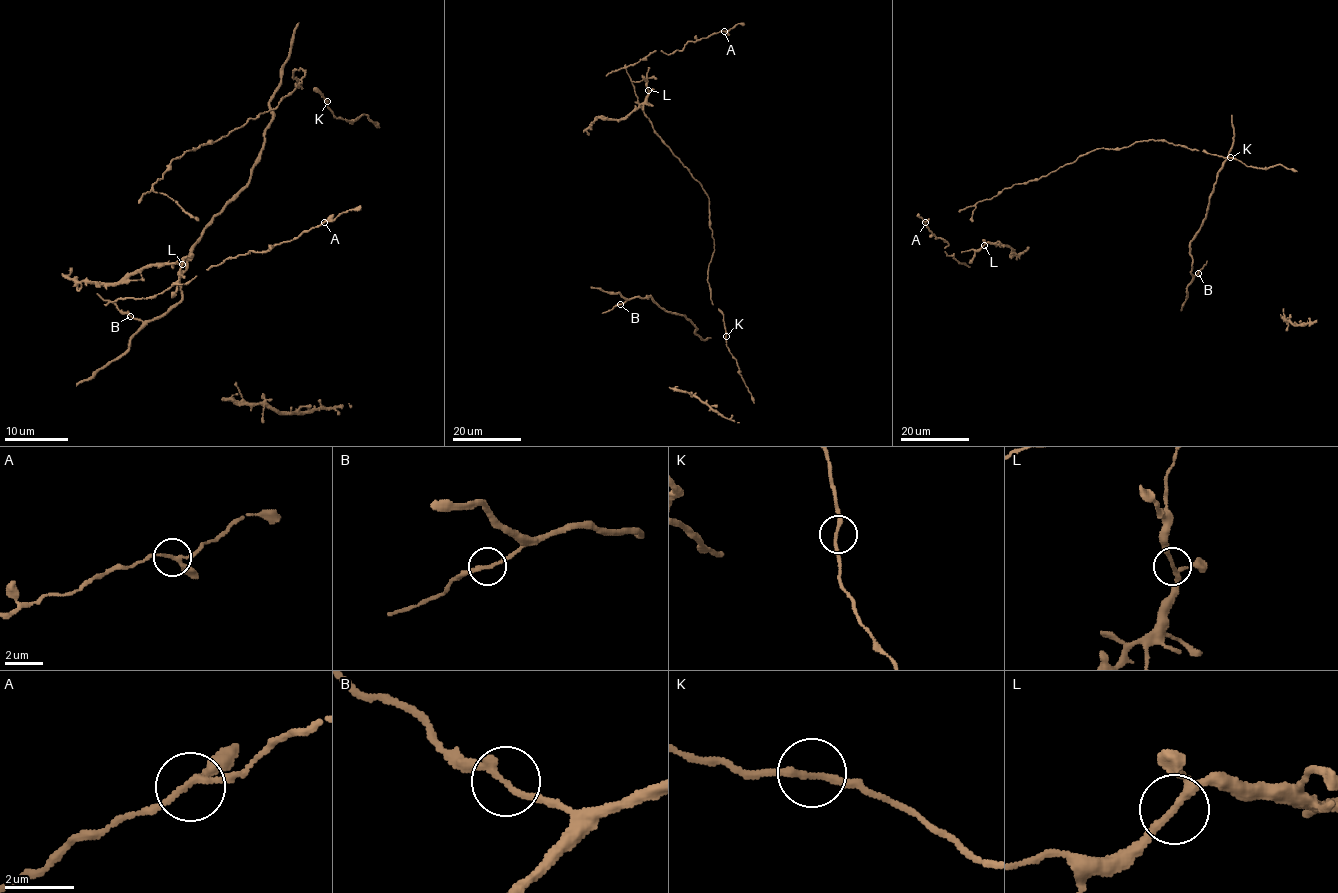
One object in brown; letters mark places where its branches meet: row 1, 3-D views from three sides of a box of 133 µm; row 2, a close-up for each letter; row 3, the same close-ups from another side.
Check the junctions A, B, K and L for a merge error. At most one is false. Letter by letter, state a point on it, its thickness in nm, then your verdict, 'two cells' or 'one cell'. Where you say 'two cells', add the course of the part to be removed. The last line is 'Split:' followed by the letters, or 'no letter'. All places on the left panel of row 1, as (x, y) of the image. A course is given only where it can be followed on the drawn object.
A: (324, 222) | 170 nm | one cell
B: (130, 316) | 200 nm | one cell
K: (327, 101) | 180 nm | one cell
L: (182, 264) | 170 nm | one cell
Split: no letter

